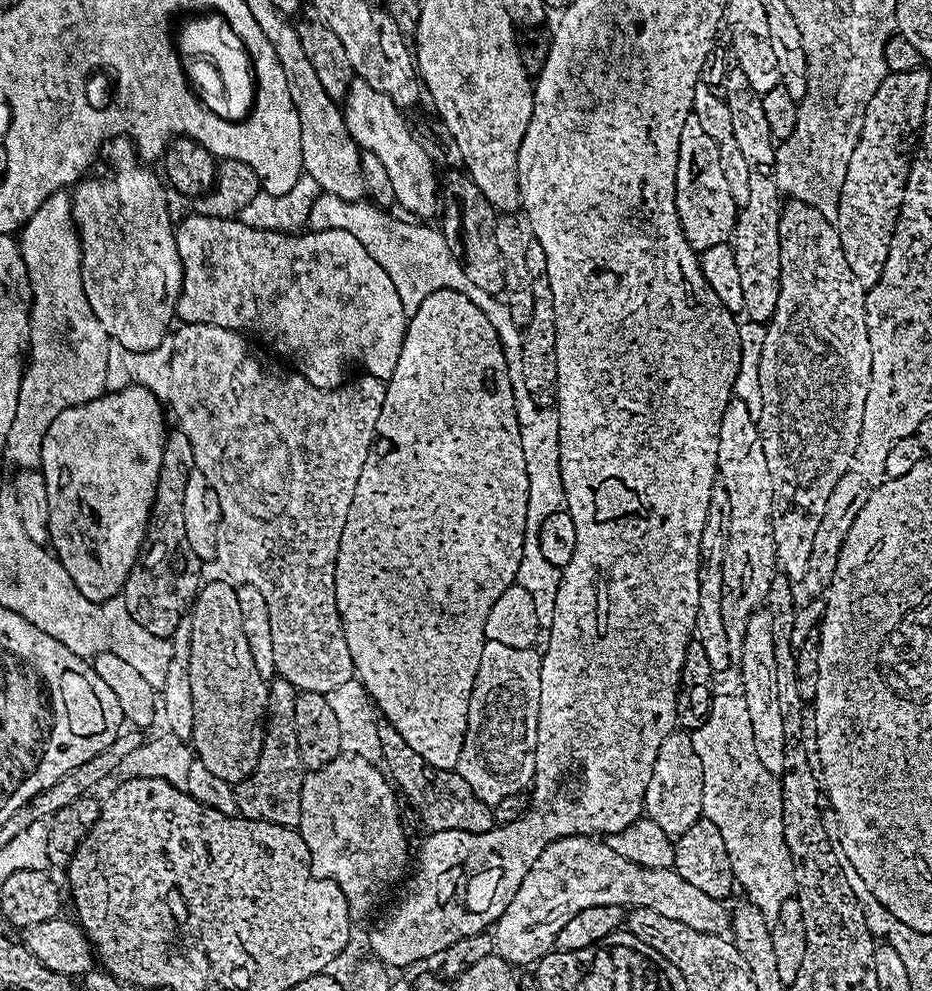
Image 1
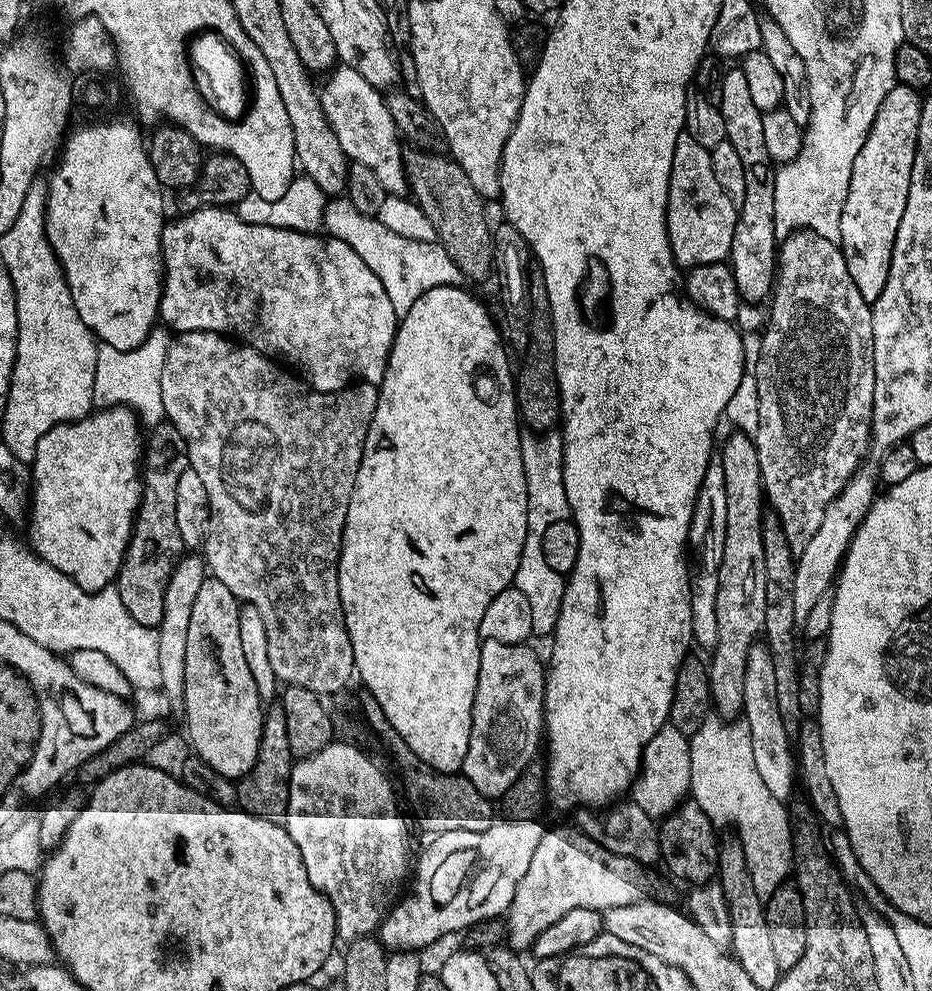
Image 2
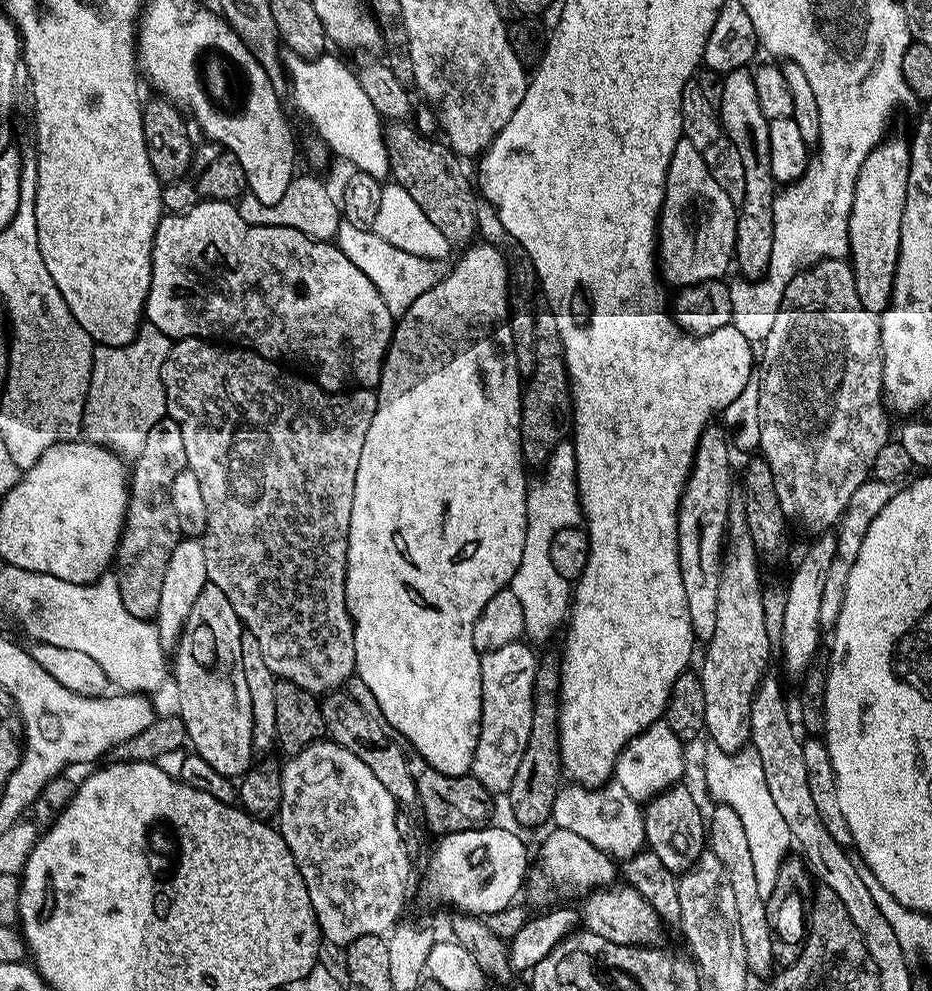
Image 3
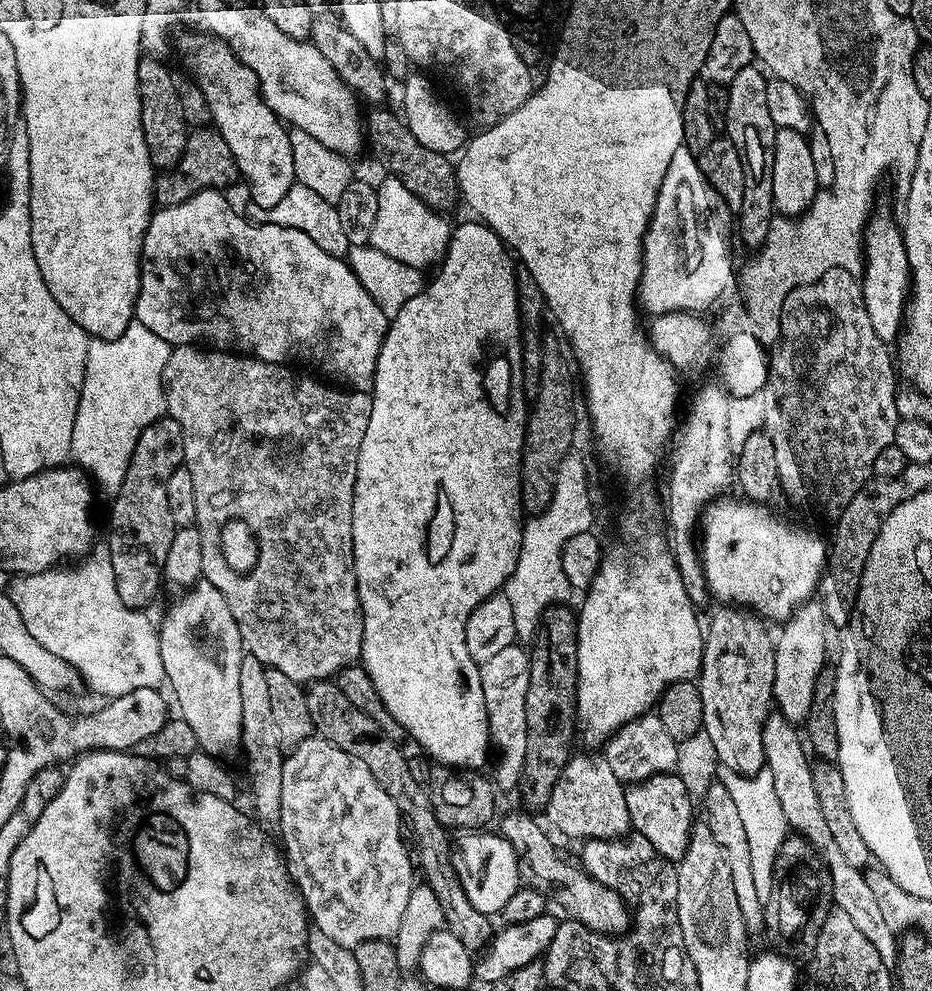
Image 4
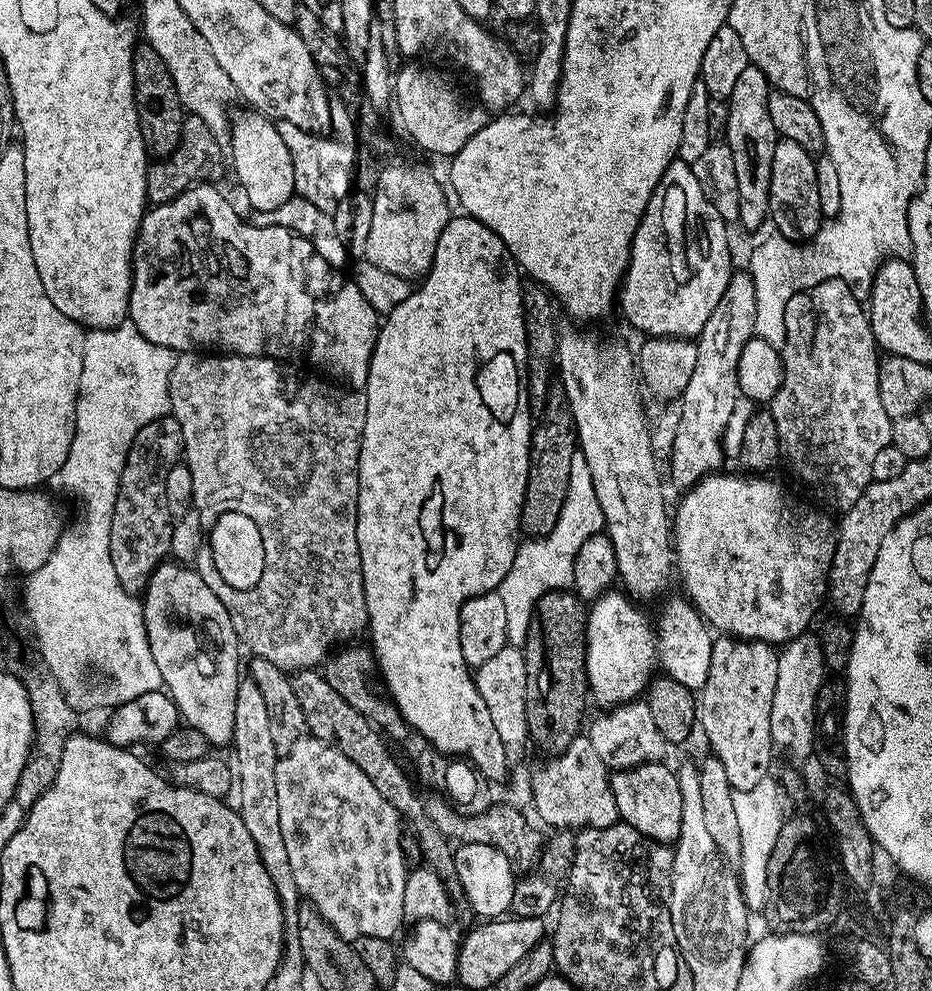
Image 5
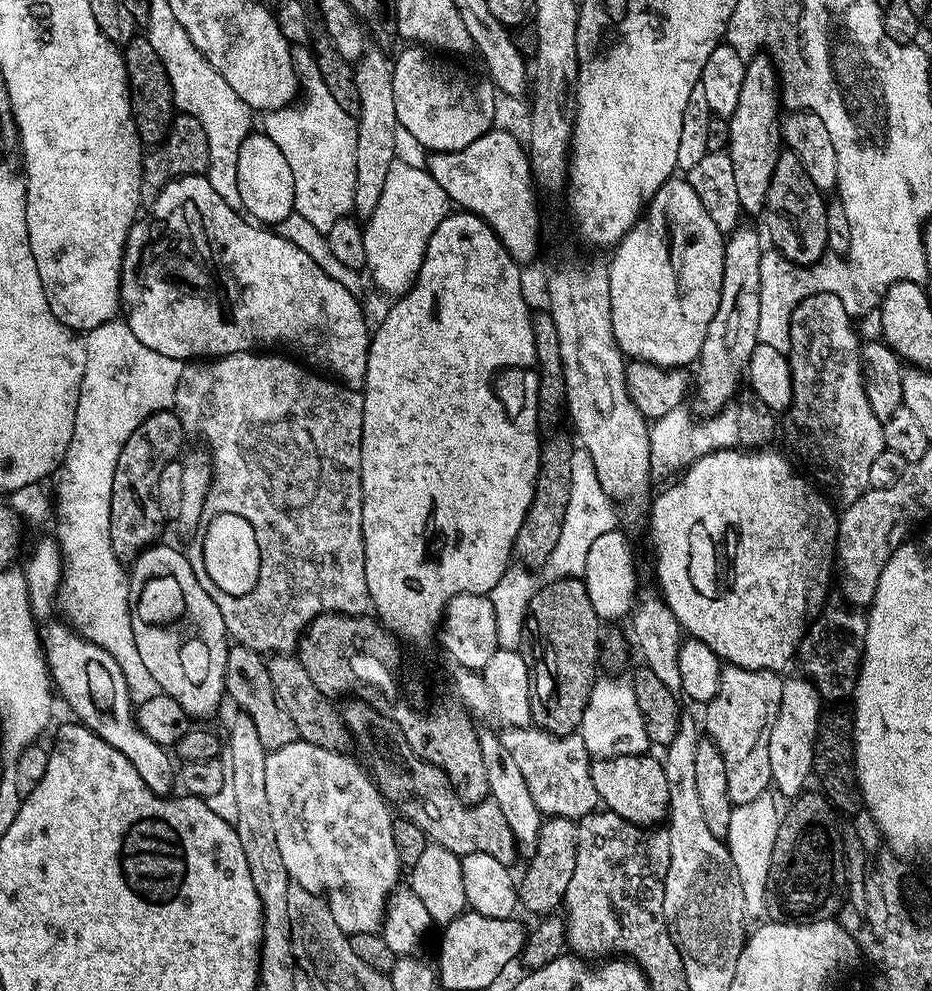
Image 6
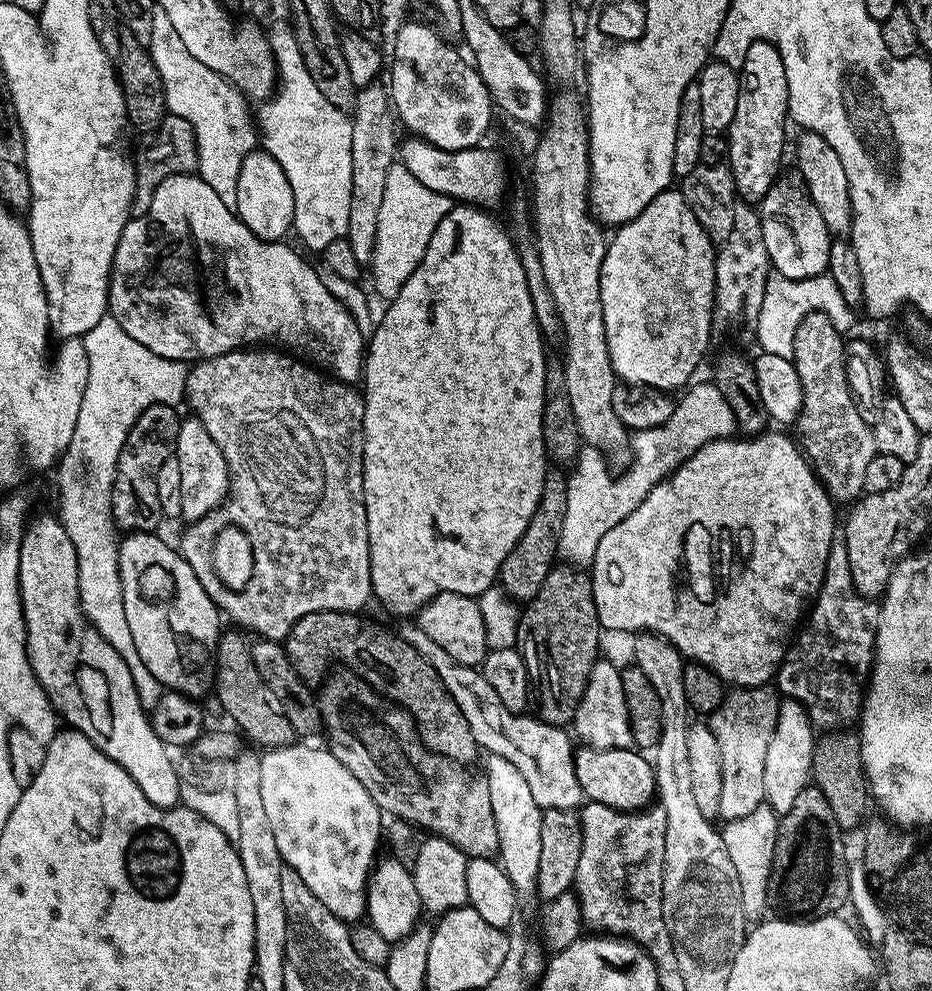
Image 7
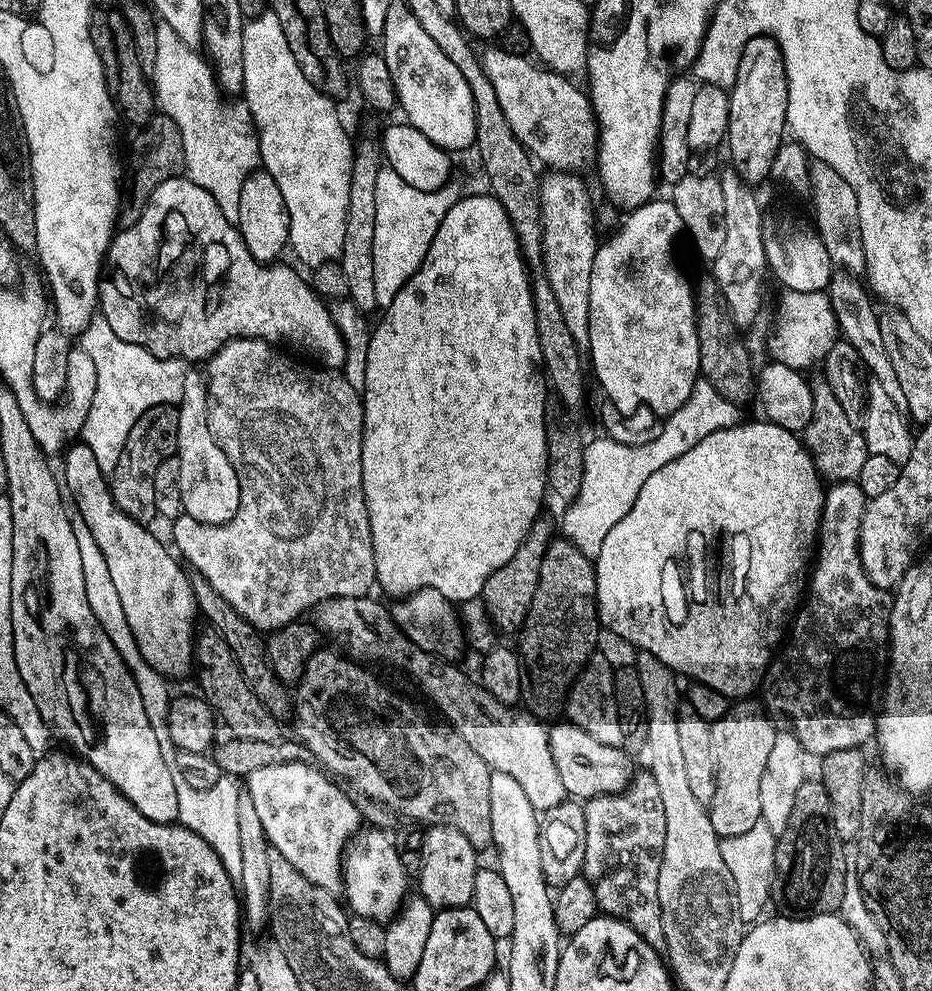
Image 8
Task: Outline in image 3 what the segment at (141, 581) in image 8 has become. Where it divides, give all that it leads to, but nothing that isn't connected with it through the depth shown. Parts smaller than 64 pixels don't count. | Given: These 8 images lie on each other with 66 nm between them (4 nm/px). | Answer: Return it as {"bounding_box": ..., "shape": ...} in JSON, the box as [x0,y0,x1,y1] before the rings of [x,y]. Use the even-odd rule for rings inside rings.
{"bounding_box":[170,582,254,778],"shape":[[[209,582],[198,594],[198,602],[190,610],[186,624],[180,635],[180,640],[174,649],[176,661],[170,664],[170,672],[176,676],[176,692],[180,695],[178,715],[185,723],[188,732],[187,743],[193,748],[195,755],[206,758],[218,774],[233,778],[243,777],[249,768],[253,767],[254,749],[252,735],[254,734],[254,714],[250,714],[250,690],[246,686],[246,674],[242,674],[242,627],[234,606],[230,606],[230,598],[218,590],[218,586]]]}

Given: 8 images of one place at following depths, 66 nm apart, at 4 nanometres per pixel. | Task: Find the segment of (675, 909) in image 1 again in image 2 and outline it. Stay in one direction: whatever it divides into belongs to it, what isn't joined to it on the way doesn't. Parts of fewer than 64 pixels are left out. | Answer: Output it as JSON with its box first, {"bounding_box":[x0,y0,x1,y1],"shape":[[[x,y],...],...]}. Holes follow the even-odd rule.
{"bounding_box":[506,827,656,950],"shape":[[[575,827],[552,828],[541,831],[538,847],[530,858],[530,866],[526,866],[526,874],[522,874],[522,882],[518,882],[514,898],[506,913],[507,943],[516,950],[531,949],[535,940],[544,930],[549,929],[560,918],[569,914],[570,910],[585,907],[601,914],[614,906],[628,906],[630,902],[647,900],[655,897],[656,876],[645,865],[634,858],[626,858],[622,854],[614,854],[606,850],[596,840],[591,840],[585,832]]]}

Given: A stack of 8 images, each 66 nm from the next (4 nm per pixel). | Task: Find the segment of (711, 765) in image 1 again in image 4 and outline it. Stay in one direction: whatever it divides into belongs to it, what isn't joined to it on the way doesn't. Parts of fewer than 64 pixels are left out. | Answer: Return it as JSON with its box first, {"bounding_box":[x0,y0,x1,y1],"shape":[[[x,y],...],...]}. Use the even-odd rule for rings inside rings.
{"bounding_box":[722,770,790,902],"shape":[[[761,770],[754,776],[742,776],[739,772],[725,771],[722,781],[738,806],[747,841],[750,842],[751,872],[754,874],[755,889],[758,890],[758,897],[766,902],[772,889],[775,855],[778,854],[782,842],[790,835],[786,814],[782,814],[778,794],[774,794],[774,778],[770,778],[766,770]]]}

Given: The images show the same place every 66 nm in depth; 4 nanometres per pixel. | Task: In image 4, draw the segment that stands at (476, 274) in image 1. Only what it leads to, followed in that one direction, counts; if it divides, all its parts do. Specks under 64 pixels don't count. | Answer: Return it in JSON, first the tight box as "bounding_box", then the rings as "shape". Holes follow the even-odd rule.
{"bounding_box":[364,106,459,212],"shape":[[[382,106],[371,107],[365,113],[364,125],[367,143],[372,144],[378,152],[384,169],[389,175],[398,177],[411,193],[414,193],[425,205],[440,212],[447,212],[459,201],[459,187],[456,178],[456,169],[453,161],[445,153],[430,150],[423,146],[410,133],[408,126],[396,113],[392,114]]]}

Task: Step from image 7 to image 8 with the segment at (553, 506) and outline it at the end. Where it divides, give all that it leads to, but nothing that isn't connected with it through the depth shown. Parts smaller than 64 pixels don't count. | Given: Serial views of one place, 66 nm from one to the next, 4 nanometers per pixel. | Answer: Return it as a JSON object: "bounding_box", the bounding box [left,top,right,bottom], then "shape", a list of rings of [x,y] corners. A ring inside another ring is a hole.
{"bounding_box":[482,518,554,633],"shape":[[[537,518],[532,523],[526,538],[522,538],[522,546],[518,546],[518,550],[514,550],[514,558],[510,558],[510,562],[506,562],[506,566],[498,566],[498,570],[494,570],[494,574],[490,574],[490,578],[486,578],[482,604],[487,611],[489,621],[501,633],[519,633],[520,629],[524,627],[524,619],[530,610],[530,602],[534,602],[534,590],[538,590],[538,574],[542,574],[542,558],[554,539],[552,524],[544,519]]]}

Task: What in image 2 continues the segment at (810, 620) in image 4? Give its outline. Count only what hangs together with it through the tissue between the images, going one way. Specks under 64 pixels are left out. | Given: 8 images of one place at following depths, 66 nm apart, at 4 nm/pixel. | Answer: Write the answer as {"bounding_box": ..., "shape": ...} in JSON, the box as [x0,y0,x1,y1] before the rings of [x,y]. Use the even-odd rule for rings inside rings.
{"bounding_box":[794,463,879,622],"shape":[[[879,463],[861,464],[848,480],[848,484],[836,495],[834,502],[830,502],[830,506],[826,508],[826,514],[818,525],[814,538],[810,538],[810,542],[806,542],[806,546],[795,557],[794,614],[797,621],[803,622],[806,614],[810,614],[810,609],[818,603],[818,598],[829,595],[840,565],[844,562],[844,555],[848,553],[850,542],[877,498],[879,474]]]}

